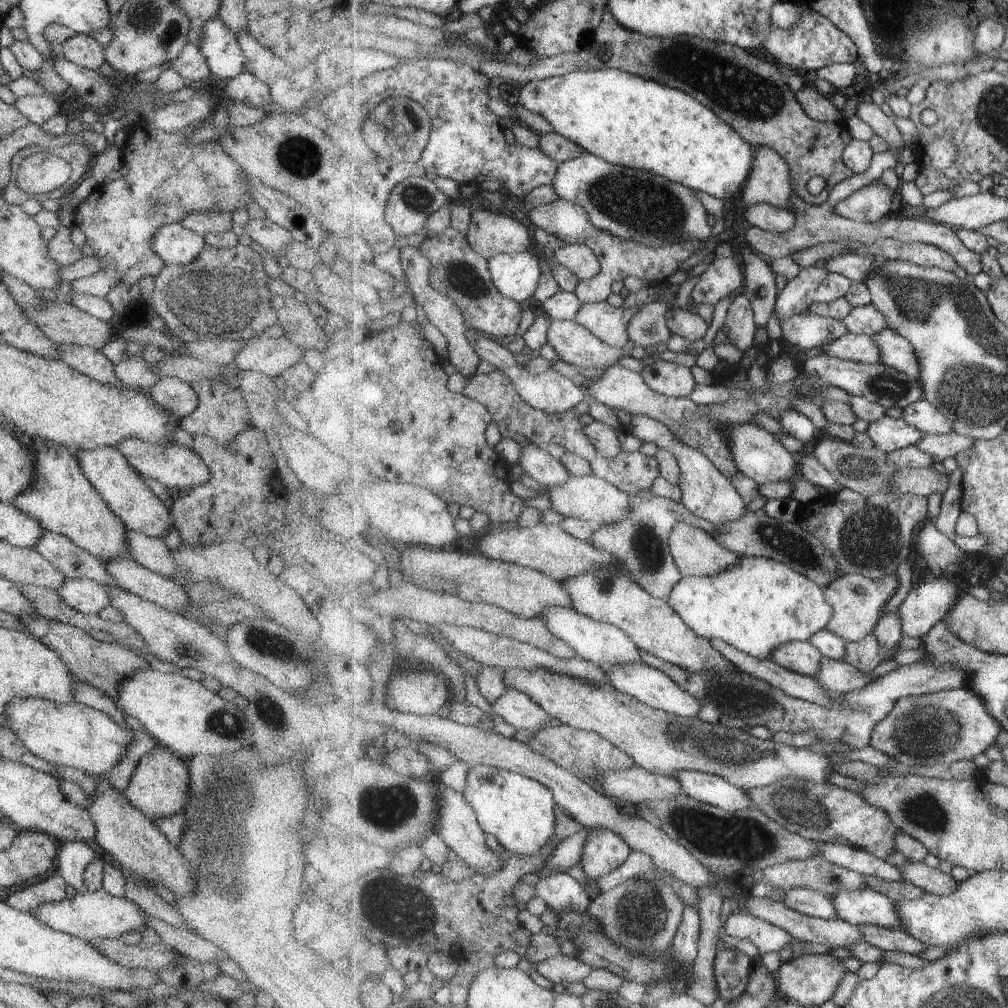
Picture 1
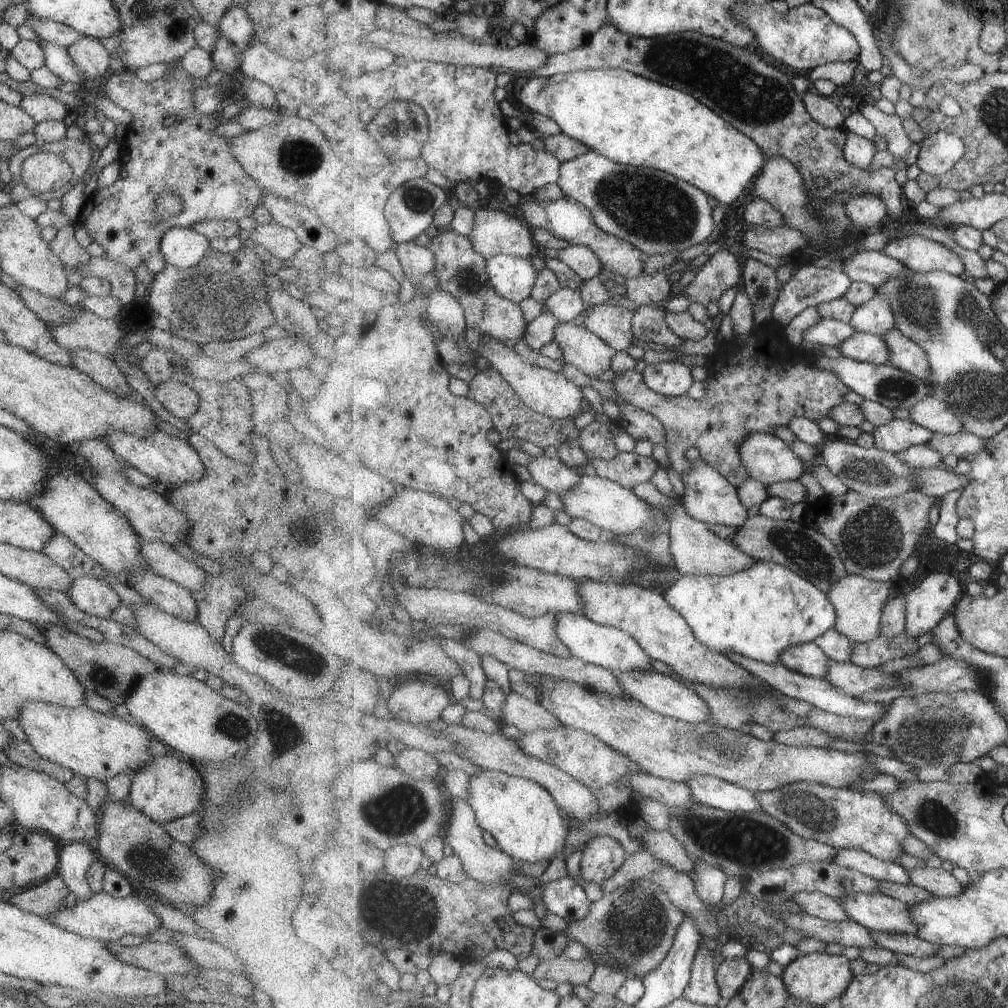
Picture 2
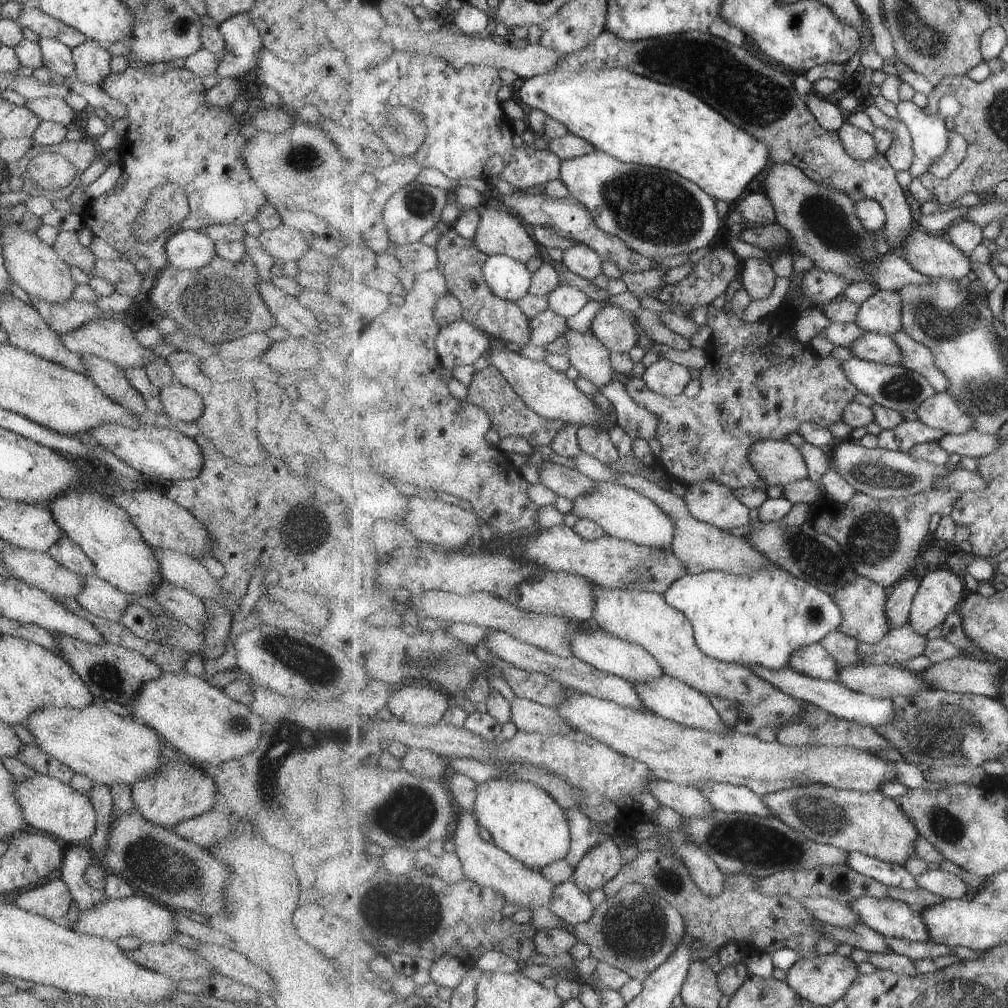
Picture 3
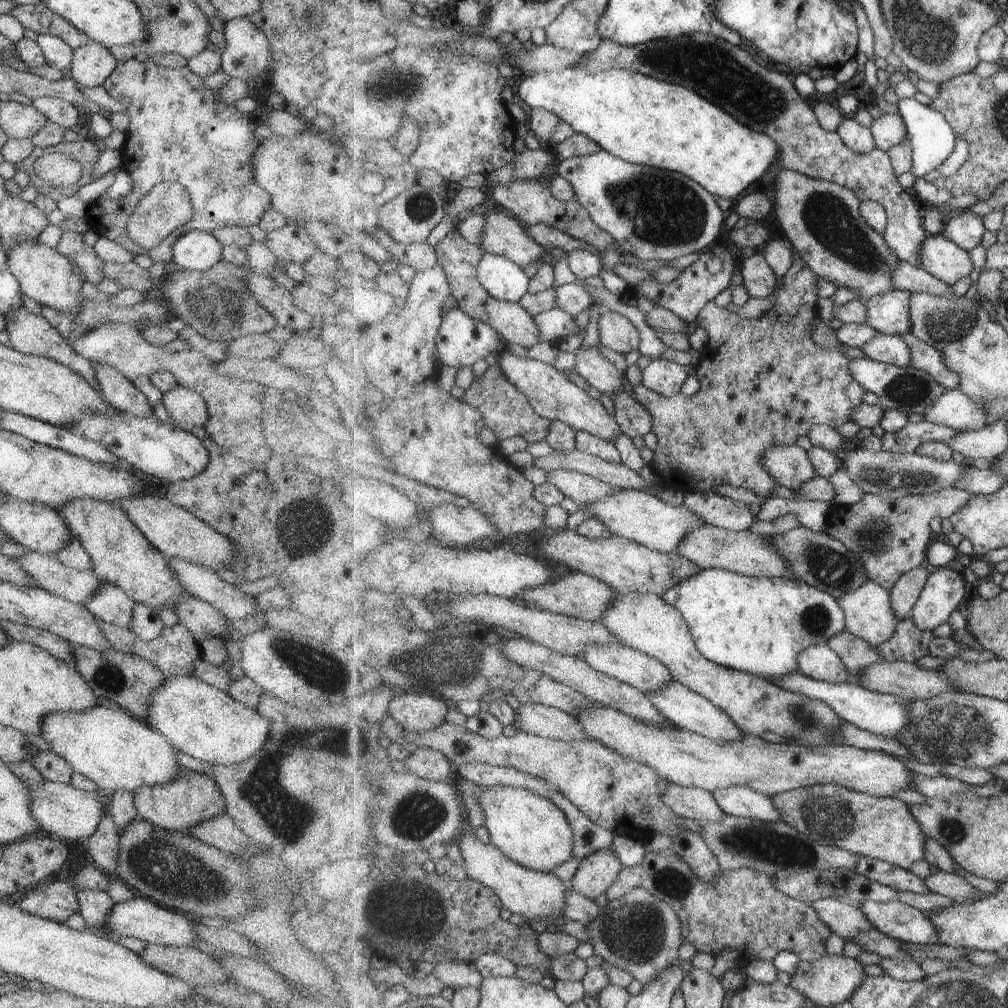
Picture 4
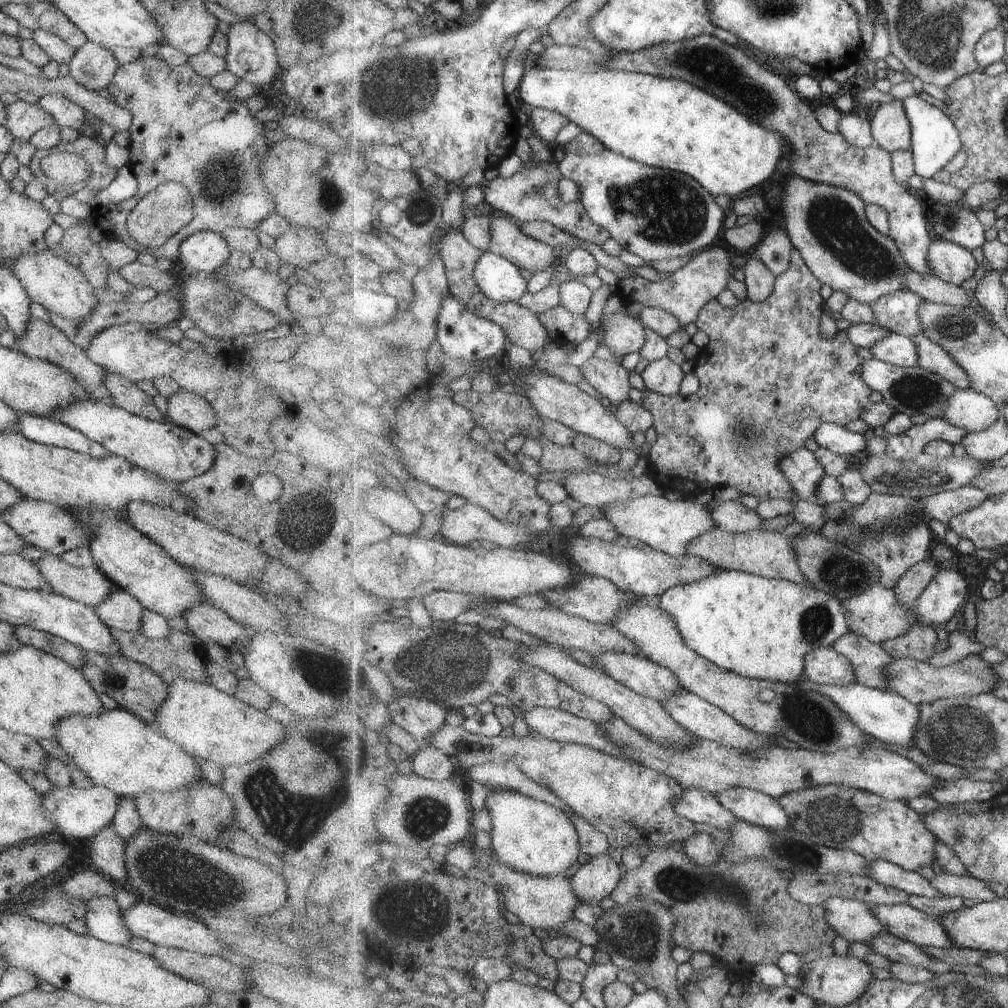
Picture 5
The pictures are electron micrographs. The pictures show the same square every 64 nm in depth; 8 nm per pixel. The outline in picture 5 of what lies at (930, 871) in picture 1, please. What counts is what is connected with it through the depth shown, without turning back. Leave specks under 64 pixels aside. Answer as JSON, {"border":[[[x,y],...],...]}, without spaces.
{"border":[[[944,871],[935,875],[930,883],[943,895],[950,897],[970,898],[977,903],[998,899],[997,894],[985,886],[985,881],[971,874],[956,875]]]}

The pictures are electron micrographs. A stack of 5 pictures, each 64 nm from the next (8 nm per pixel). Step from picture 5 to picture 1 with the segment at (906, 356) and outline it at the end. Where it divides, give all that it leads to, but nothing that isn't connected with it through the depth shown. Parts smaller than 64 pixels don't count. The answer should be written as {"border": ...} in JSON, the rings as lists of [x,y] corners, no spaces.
{"border":[[[849,332],[844,337],[822,346],[823,355],[846,361],[879,363],[880,346],[868,334]]]}

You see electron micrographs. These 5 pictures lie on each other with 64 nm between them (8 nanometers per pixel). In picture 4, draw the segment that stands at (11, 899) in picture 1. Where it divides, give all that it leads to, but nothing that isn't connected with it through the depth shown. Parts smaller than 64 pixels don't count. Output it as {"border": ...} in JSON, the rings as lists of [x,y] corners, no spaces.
{"border":[[[63,880],[37,884],[25,893],[17,906],[29,914],[60,923],[78,911],[74,890]]]}

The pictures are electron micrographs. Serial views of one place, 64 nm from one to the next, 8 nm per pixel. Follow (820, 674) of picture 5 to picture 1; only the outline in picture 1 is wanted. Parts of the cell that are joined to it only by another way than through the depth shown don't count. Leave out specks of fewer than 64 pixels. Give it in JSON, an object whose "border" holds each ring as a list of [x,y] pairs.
{"border":[[[789,641],[780,644],[770,658],[783,668],[815,677],[823,665],[824,654],[809,641]]]}

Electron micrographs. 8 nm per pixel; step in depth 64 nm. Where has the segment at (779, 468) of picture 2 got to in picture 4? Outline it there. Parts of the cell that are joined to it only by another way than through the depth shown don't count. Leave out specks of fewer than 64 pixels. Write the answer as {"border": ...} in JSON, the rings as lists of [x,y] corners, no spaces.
{"border":[[[797,444],[768,448],[760,461],[781,485],[791,490],[797,490],[811,477],[818,476],[808,450]]]}

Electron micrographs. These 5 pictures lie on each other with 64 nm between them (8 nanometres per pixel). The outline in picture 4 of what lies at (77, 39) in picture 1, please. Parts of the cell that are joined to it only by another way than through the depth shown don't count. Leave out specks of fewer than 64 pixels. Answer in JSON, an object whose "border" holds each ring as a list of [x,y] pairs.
{"border":[[[88,39],[85,44],[72,49],[69,78],[86,87],[98,87],[104,83],[117,63],[102,44]]]}

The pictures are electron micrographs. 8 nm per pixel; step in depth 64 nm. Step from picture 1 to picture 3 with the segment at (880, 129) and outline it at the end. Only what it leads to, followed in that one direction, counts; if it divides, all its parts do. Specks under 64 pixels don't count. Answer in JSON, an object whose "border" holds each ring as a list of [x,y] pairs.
{"border":[[[871,105],[865,110],[873,119],[876,127],[885,128],[891,131],[894,136],[891,148],[886,152],[886,156],[893,168],[897,172],[899,170],[908,171],[914,161],[914,138],[907,123],[898,116],[893,118],[887,116],[885,112],[881,112],[875,105]]]}

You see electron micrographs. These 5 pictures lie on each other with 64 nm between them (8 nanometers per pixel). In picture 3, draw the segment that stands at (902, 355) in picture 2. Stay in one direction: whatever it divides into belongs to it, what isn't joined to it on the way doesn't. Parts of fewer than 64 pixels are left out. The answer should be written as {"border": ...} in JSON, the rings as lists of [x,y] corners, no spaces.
{"border":[[[903,329],[891,335],[904,354],[899,365],[909,370],[919,371],[926,376],[939,393],[947,391],[950,387],[949,379],[936,365],[933,351],[924,344],[911,338]]]}

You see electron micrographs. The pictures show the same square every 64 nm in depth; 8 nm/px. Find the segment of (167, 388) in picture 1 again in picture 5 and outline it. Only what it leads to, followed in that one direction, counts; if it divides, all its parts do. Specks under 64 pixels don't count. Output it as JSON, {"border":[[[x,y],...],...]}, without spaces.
{"border":[[[179,388],[166,398],[166,405],[165,416],[177,426],[196,435],[201,430],[214,428],[216,414],[203,397],[194,392]]]}

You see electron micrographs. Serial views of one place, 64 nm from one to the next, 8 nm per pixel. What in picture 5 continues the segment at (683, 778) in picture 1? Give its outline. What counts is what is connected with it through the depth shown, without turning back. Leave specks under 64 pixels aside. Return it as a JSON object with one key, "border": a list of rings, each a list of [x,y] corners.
{"border":[[[733,787],[717,794],[719,802],[737,819],[782,831],[791,827],[789,815],[779,799],[747,787]]]}

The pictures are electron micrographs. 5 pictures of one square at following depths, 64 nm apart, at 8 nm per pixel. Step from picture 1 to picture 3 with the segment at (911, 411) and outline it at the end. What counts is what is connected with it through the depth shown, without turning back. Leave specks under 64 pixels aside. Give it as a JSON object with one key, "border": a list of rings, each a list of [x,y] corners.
{"border":[[[943,391],[926,401],[915,412],[917,420],[949,434],[961,434],[974,428],[974,418],[951,393]]]}

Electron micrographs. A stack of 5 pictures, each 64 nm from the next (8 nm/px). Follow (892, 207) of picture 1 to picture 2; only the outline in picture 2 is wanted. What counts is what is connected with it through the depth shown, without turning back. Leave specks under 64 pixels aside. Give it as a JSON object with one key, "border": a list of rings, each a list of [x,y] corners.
{"border":[[[871,193],[855,195],[845,204],[848,215],[864,231],[875,231],[888,222],[888,208],[880,196]]]}

